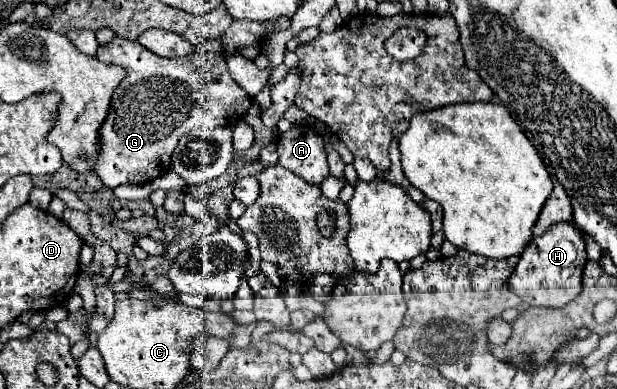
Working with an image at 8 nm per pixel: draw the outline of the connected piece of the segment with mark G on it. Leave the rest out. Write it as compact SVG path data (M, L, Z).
M117 36L97 50L97 60L117 64L127 72L113 94L109 116L101 126L101 156L97 158L95 174L107 188L145 184L163 176L169 172L171 154L185 132L199 126L233 128L251 106L249 94L229 74L219 52L161 58L139 42Z

